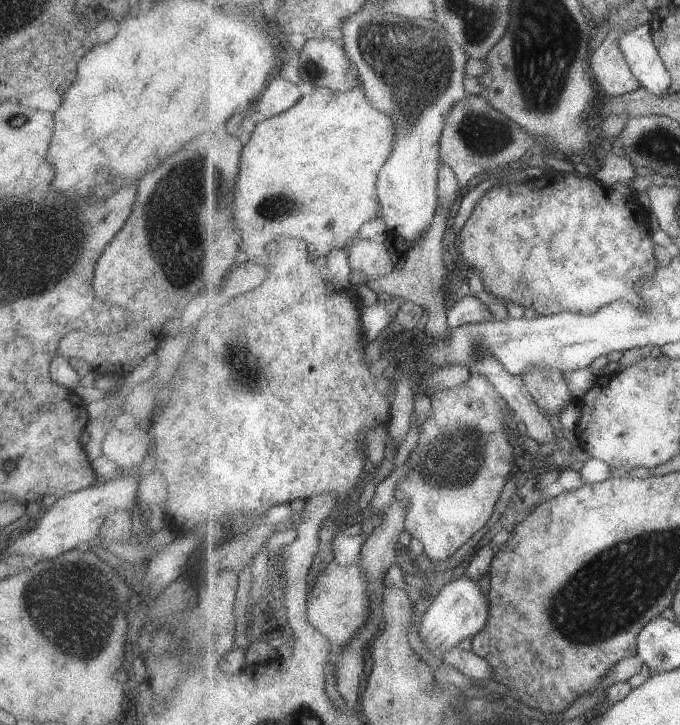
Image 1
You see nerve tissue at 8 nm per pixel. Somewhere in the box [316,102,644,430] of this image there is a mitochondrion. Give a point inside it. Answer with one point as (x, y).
(485, 135)

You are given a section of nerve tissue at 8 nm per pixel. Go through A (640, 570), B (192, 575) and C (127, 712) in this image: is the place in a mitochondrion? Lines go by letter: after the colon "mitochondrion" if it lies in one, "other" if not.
A: mitochondrion
B: other
C: other

